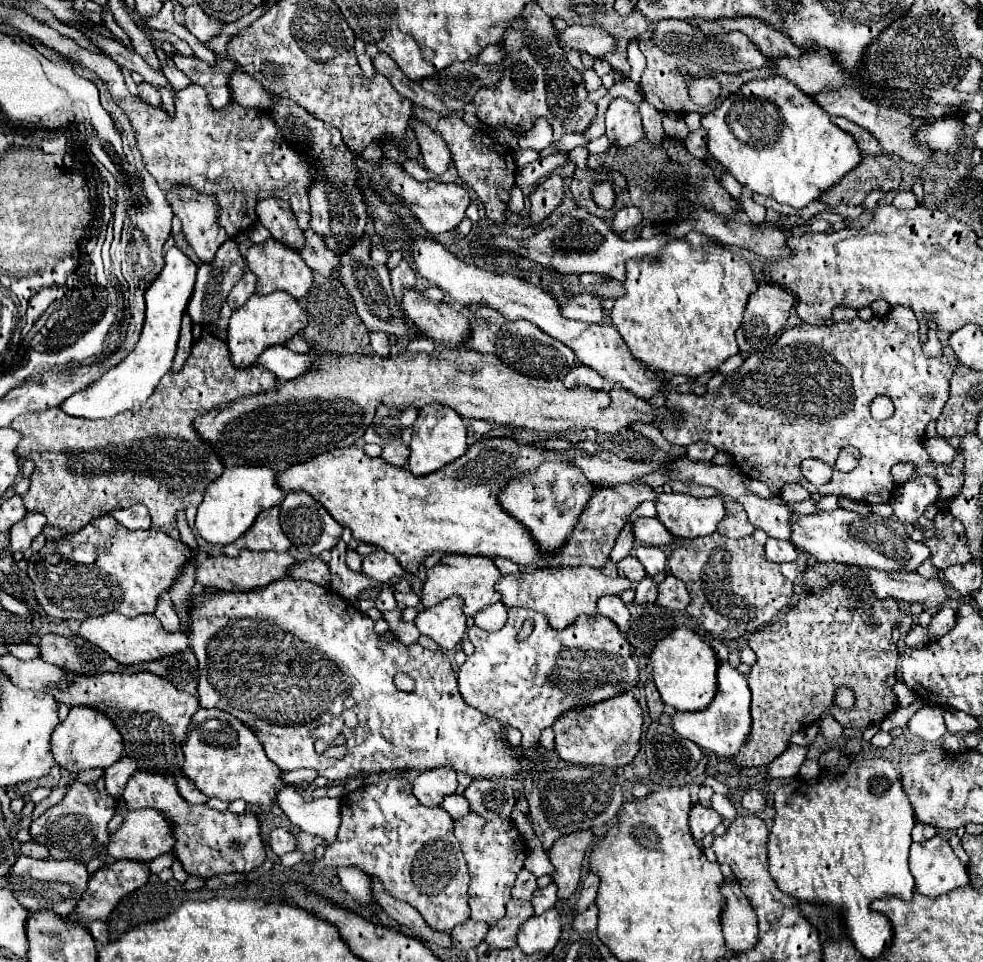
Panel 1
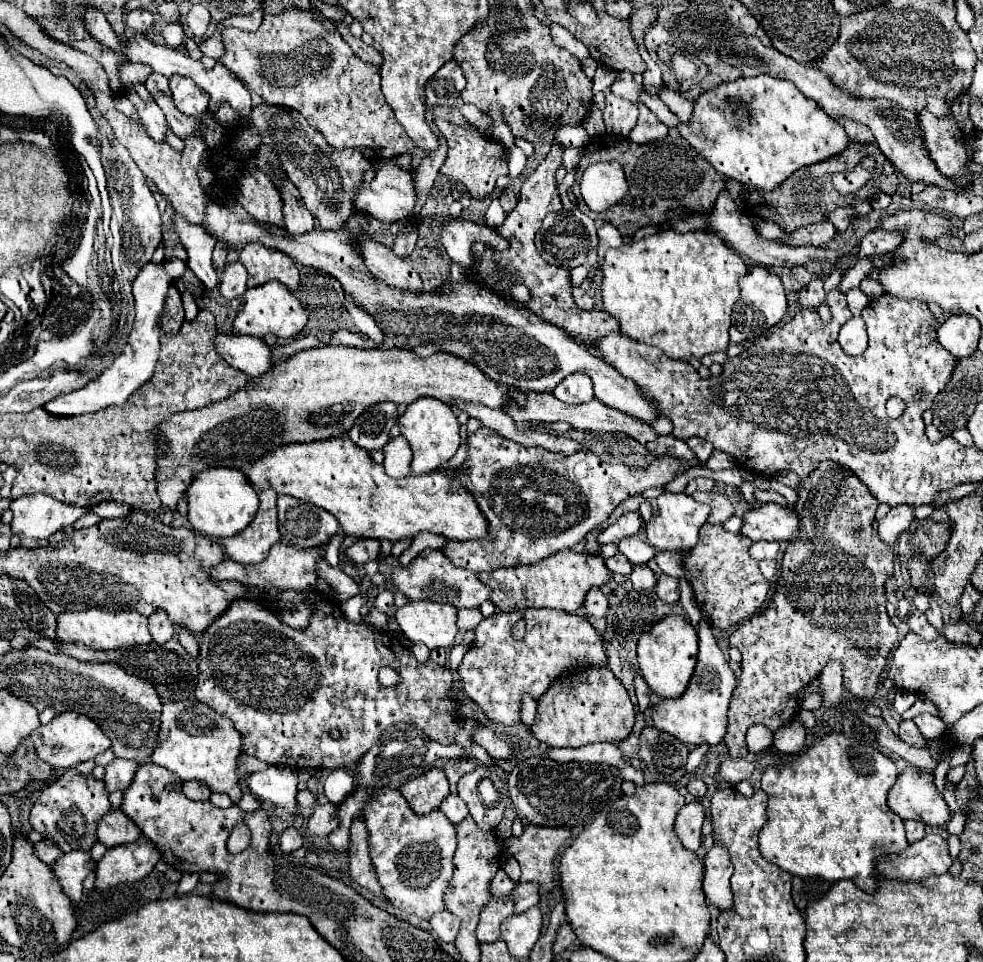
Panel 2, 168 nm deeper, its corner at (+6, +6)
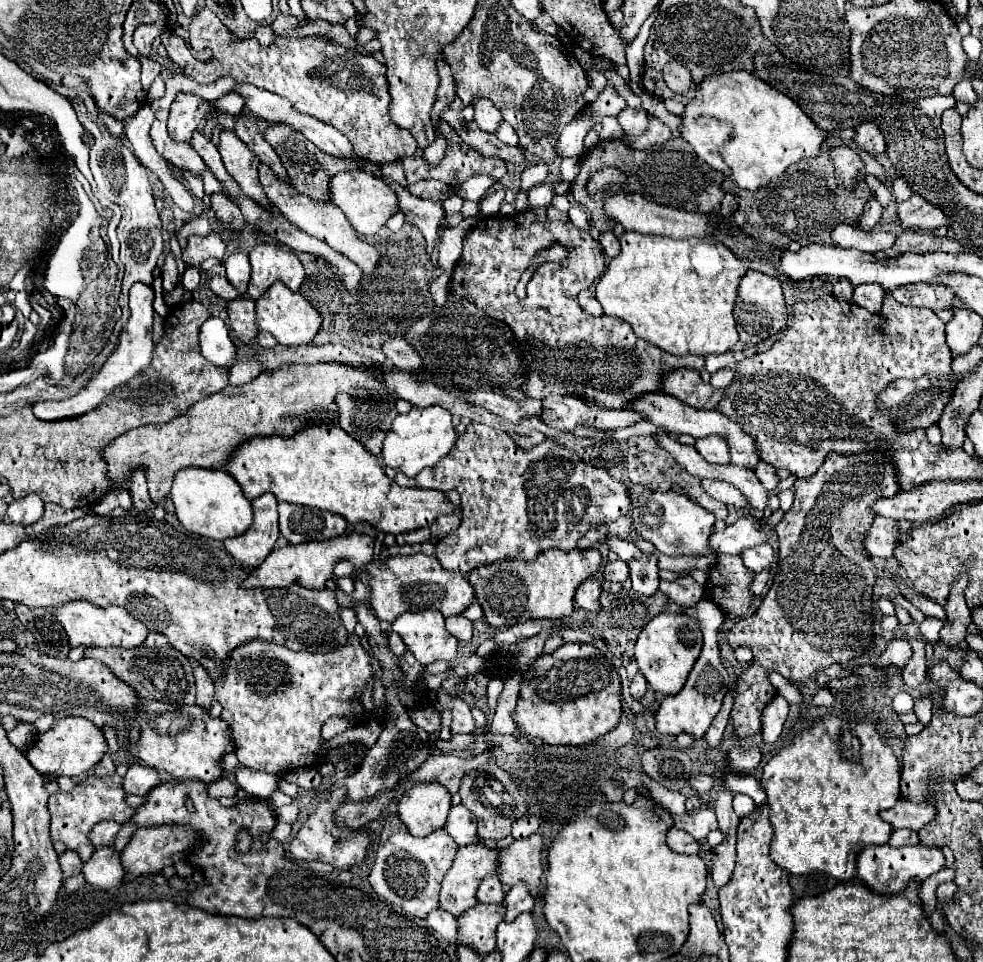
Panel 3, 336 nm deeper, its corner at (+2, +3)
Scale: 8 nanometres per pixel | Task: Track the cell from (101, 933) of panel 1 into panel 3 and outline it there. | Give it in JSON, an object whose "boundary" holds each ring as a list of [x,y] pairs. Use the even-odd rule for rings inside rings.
{"boundary":[[[104,846],[94,850],[92,858],[84,862],[82,874],[86,882],[96,888],[116,888],[124,880],[126,870],[120,862],[120,852],[112,846]]]}

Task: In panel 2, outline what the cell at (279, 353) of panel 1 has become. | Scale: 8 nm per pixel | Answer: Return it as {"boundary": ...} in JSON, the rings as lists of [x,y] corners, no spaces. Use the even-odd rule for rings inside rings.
{"boundary":[[[218,333],[218,353],[236,369],[250,377],[260,377],[274,367],[272,349],[256,337],[234,337],[232,333]]]}

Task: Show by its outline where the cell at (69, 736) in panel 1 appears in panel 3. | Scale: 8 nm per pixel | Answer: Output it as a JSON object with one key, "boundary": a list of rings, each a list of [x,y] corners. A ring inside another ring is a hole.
{"boundary":[[[70,716],[56,720],[48,732],[38,734],[36,742],[28,748],[26,758],[42,776],[76,778],[80,774],[86,774],[90,768],[94,768],[102,760],[106,748],[108,744],[98,726],[90,724],[90,720]]]}

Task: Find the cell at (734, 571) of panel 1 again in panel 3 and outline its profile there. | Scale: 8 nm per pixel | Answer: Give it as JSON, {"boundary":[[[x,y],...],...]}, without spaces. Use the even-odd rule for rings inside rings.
{"boundary":[[[722,554],[718,556],[718,562],[708,578],[706,596],[720,606],[728,618],[740,618],[752,602],[752,594],[748,590],[752,576],[754,574],[746,572],[740,556]]]}

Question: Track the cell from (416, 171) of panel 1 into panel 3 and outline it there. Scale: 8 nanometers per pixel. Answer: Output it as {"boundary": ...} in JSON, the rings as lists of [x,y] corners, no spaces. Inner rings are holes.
{"boundary":[[[200,8],[188,26],[188,44],[192,50],[200,52],[204,48],[212,48],[214,58],[208,62],[200,64],[190,64],[182,72],[196,80],[198,84],[212,84],[214,80],[222,76],[232,76],[236,82],[246,82],[254,84],[256,88],[274,92],[278,96],[288,98],[294,108],[302,114],[310,114],[316,120],[334,126],[340,130],[354,146],[354,152],[362,156],[364,160],[370,160],[374,164],[390,164],[396,160],[402,160],[404,156],[414,156],[418,144],[410,132],[404,132],[394,126],[394,122],[388,116],[388,104],[390,104],[390,94],[388,94],[388,80],[386,80],[386,66],[380,64],[376,58],[362,58],[356,50],[348,50],[340,44],[328,44],[316,36],[312,38],[298,38],[298,40],[288,40],[288,38],[276,38],[272,46],[260,46],[256,38],[252,40],[232,40],[228,28],[218,20],[218,16],[210,8]]]}

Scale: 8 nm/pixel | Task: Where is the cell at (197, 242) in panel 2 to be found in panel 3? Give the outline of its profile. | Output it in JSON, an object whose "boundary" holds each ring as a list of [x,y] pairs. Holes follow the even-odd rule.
{"boundary":[[[214,276],[212,280],[210,280],[210,290],[216,294],[216,296],[220,296],[220,298],[224,298],[226,302],[230,302],[230,300],[238,300],[238,298],[242,298],[240,296],[240,292],[224,278],[224,276]]]}

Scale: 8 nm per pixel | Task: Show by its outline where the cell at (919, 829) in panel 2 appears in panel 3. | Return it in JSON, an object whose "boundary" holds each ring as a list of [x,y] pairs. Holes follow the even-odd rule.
{"boundary":[[[894,830],[888,844],[894,848],[912,846],[912,844],[918,844],[918,834],[914,830]]]}

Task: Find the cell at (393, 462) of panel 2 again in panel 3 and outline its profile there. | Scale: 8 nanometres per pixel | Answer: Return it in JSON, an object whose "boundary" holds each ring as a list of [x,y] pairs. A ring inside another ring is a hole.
{"boundary":[[[470,422],[464,434],[458,434],[454,448],[436,466],[422,470],[414,478],[398,472],[396,484],[404,488],[430,488],[440,492],[458,490],[462,500],[462,522],[454,532],[436,542],[436,558],[446,570],[454,570],[464,576],[470,572],[470,568],[504,558],[530,562],[548,548],[576,548],[576,542],[588,532],[590,526],[608,524],[630,510],[626,486],[614,480],[606,470],[582,462],[574,452],[556,444],[554,440],[544,440],[542,444],[524,450],[502,428],[492,428],[478,422]]]}

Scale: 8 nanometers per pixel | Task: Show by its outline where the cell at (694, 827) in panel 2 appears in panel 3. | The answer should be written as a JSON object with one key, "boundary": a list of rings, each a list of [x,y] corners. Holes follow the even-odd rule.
{"boundary":[[[670,828],[666,834],[666,844],[670,850],[678,852],[678,854],[698,854],[698,842],[684,830],[678,828]]]}

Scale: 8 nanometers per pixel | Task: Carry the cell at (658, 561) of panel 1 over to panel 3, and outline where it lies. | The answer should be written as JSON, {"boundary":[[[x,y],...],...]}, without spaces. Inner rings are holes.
{"boundary":[[[610,536],[610,538],[606,538],[606,544],[608,544],[608,548],[610,548],[612,552],[616,552],[618,558],[624,560],[624,562],[628,562],[628,560],[632,560],[632,558],[636,558],[636,556],[642,556],[642,552],[640,552],[630,540],[620,540],[620,538],[616,538],[616,536]]]}

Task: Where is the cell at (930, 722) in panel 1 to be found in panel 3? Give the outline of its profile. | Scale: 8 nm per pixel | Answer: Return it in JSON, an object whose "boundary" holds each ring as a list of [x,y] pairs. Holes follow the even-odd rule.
{"boundary":[[[916,696],[914,698],[914,714],[918,716],[918,720],[922,724],[930,722],[930,716],[932,716],[932,700],[930,700],[930,696]]]}

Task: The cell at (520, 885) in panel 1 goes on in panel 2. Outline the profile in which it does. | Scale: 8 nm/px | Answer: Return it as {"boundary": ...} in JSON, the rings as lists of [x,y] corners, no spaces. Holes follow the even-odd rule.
{"boundary":[[[500,869],[492,881],[492,893],[494,897],[508,897],[518,887],[518,881],[510,879],[504,869]]]}

